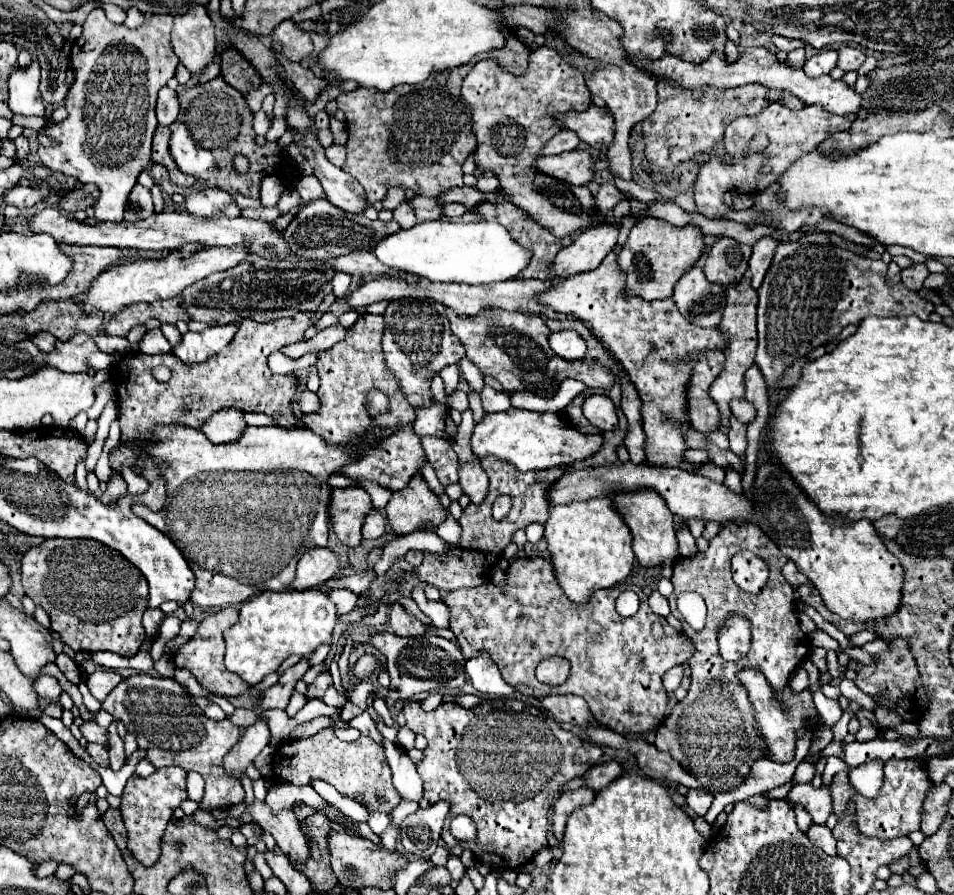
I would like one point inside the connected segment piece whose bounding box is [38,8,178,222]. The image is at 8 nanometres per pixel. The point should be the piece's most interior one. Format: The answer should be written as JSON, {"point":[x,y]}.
{"point":[106,139]}

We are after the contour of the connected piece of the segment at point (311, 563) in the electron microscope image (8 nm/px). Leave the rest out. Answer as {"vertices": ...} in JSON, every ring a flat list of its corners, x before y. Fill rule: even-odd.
{"vertices":[[330,548,308,550,298,560,298,572,296,572,296,580,292,582,292,588,308,590,308,588,320,586,326,580,334,578,338,568,340,568,340,558]]}

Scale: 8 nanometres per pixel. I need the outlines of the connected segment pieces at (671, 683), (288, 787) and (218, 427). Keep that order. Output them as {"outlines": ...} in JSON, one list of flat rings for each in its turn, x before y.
{"outlines":[[[674,666,672,670,668,670,666,676,664,676,664,688,666,688,666,692,674,692,680,686,682,676,684,676,684,668,682,666]],[[274,782,266,794,266,800,264,800,274,812,278,812,280,808,292,808,292,804,296,802,304,802,308,806,312,806,316,812,324,812,330,804,314,792,312,786,296,786,296,784,290,784,290,782]],[[222,408,216,414,212,414,204,426,202,432,212,440,212,442,232,442,240,438,242,430,246,428,242,420,242,412,234,408]]]}

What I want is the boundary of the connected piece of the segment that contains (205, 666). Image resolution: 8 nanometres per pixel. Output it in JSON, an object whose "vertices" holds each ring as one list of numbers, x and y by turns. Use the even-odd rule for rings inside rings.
{"vertices":[[222,608,216,614,206,616,200,624,198,630,194,634,194,638,190,638,176,654,174,654,174,664,188,668,194,672,196,680,200,682,202,688,206,688,210,694,216,696,224,696,224,698,232,698,232,696,240,696,248,690,248,684,242,682,236,674,230,674,224,666,224,638,222,632,226,628,230,628,232,624,238,622,238,610,236,608]]}

